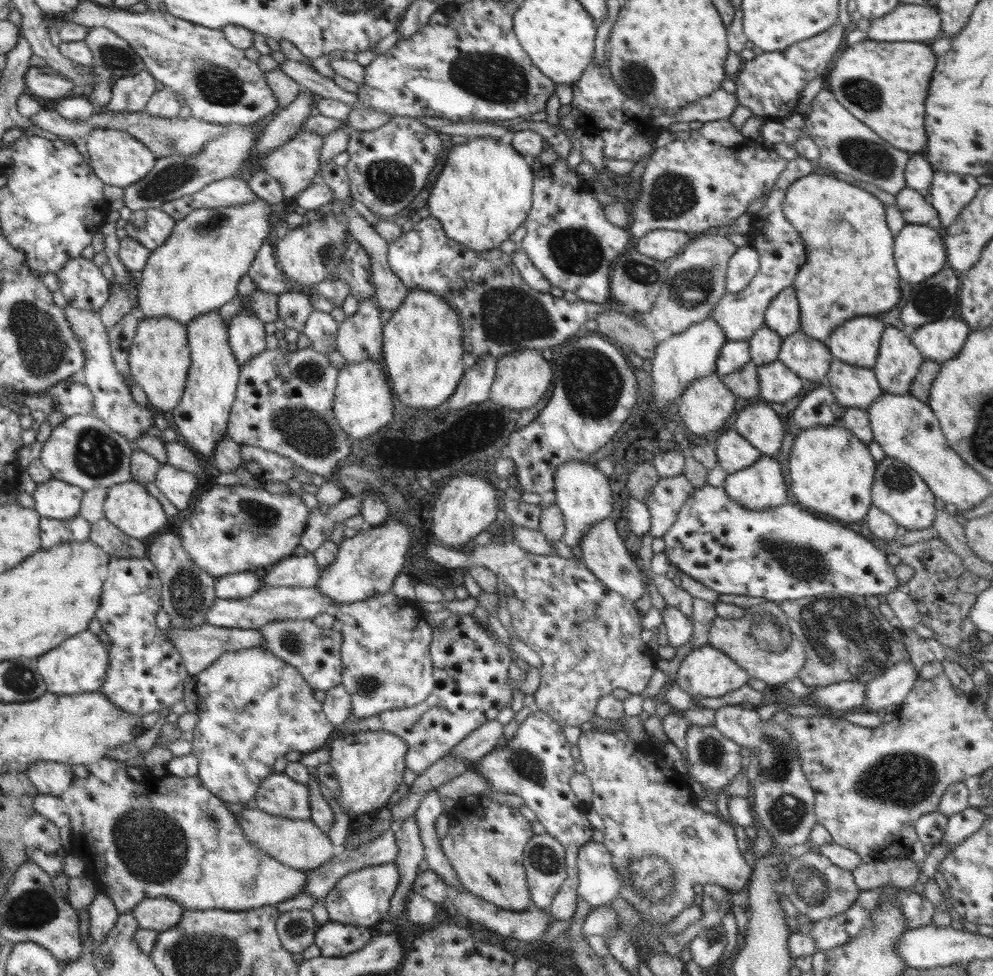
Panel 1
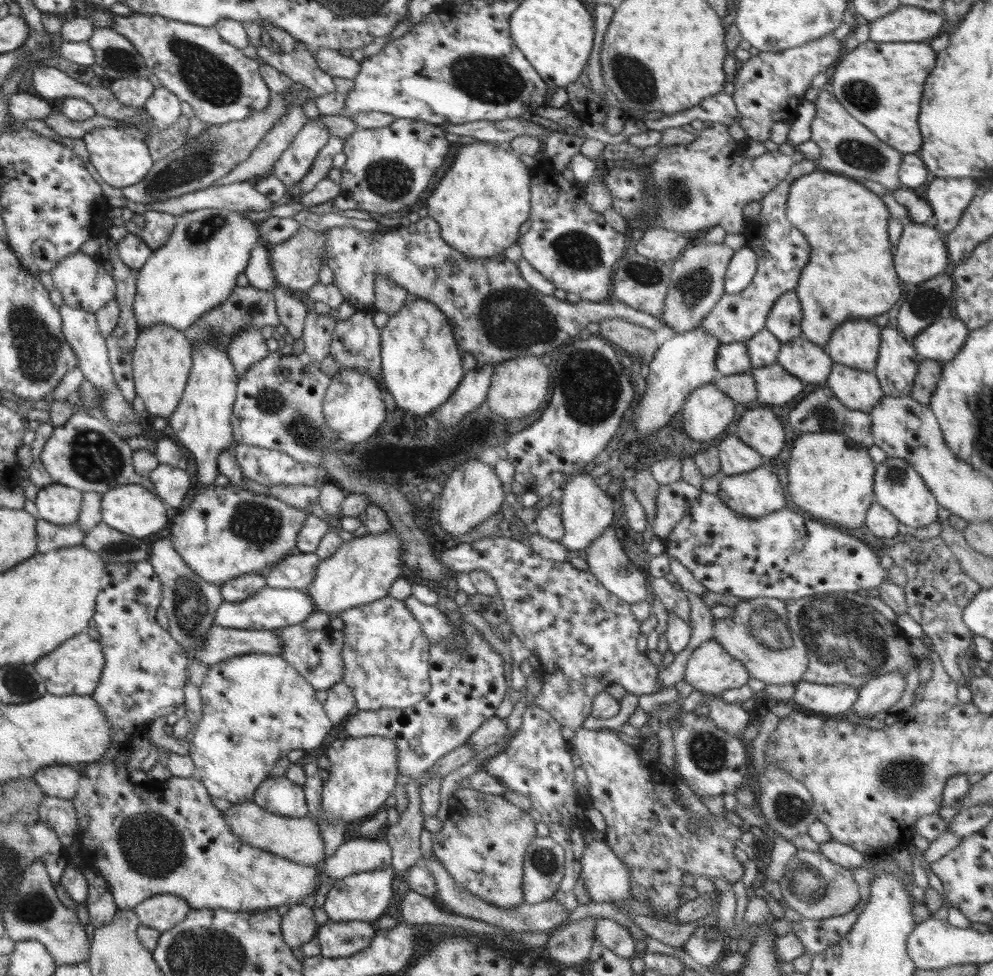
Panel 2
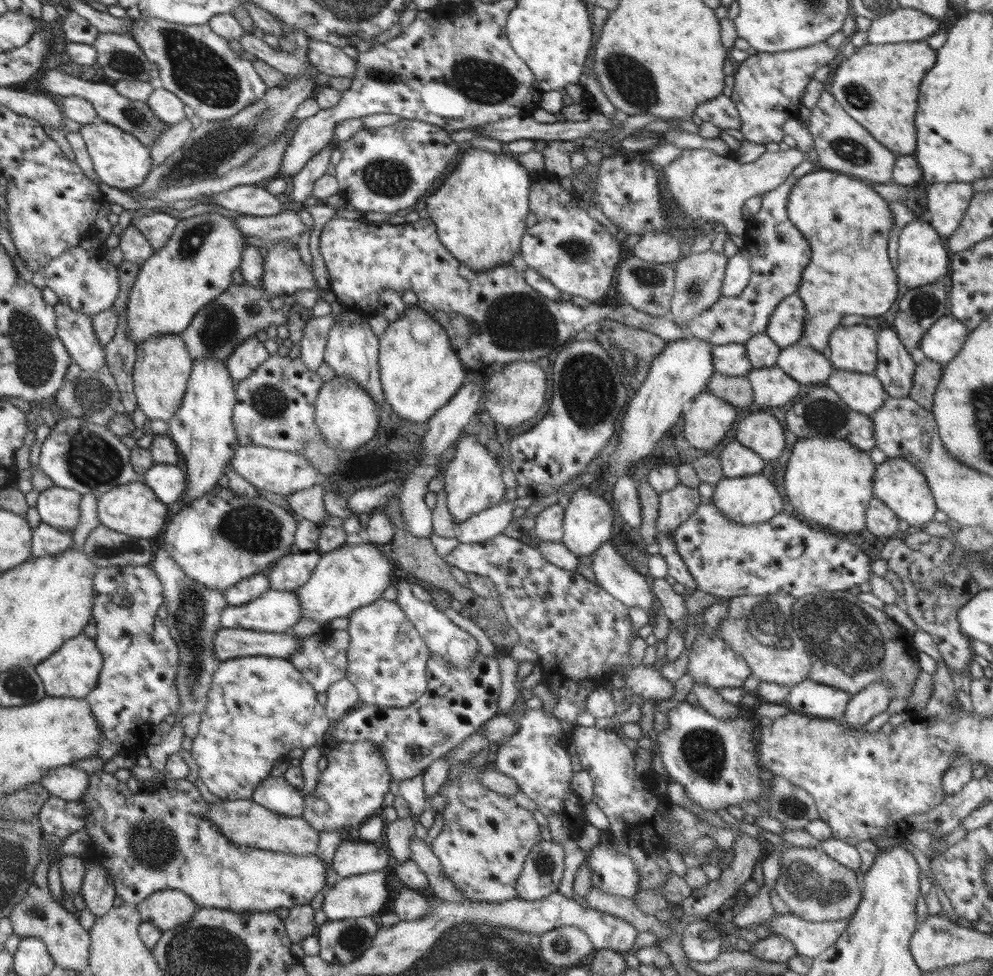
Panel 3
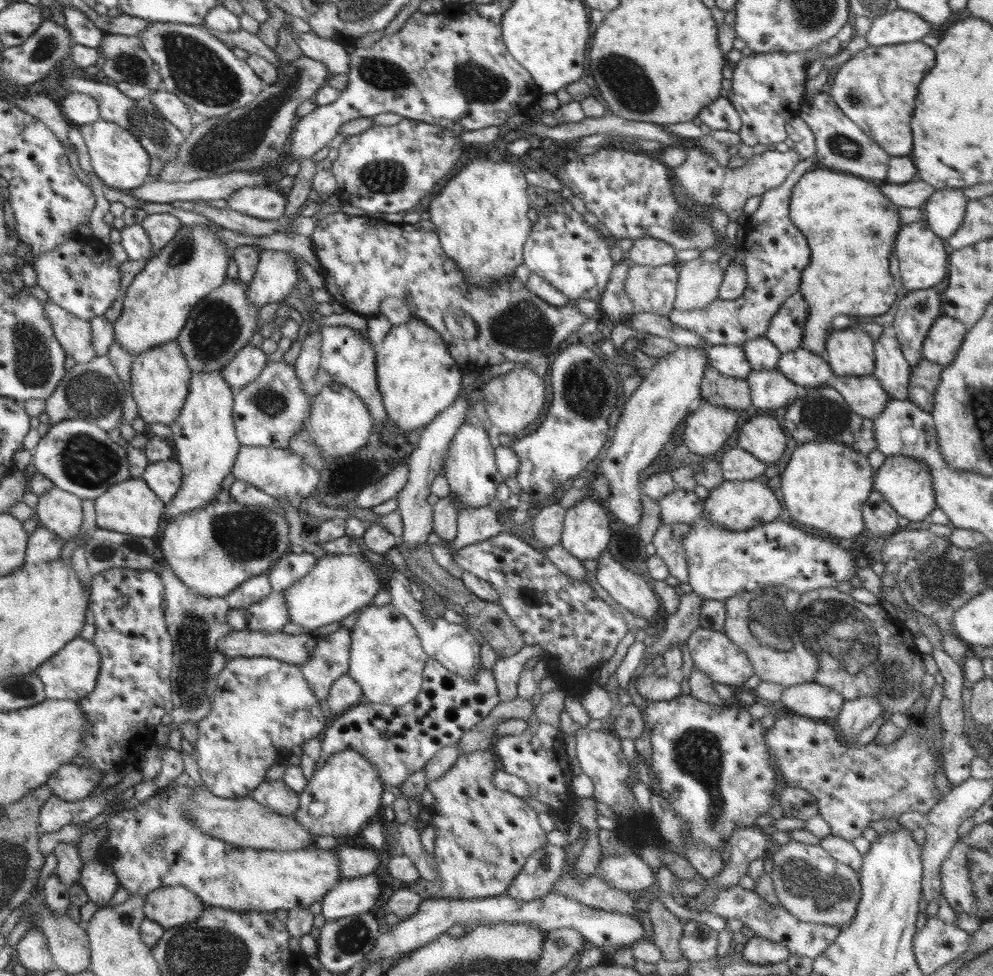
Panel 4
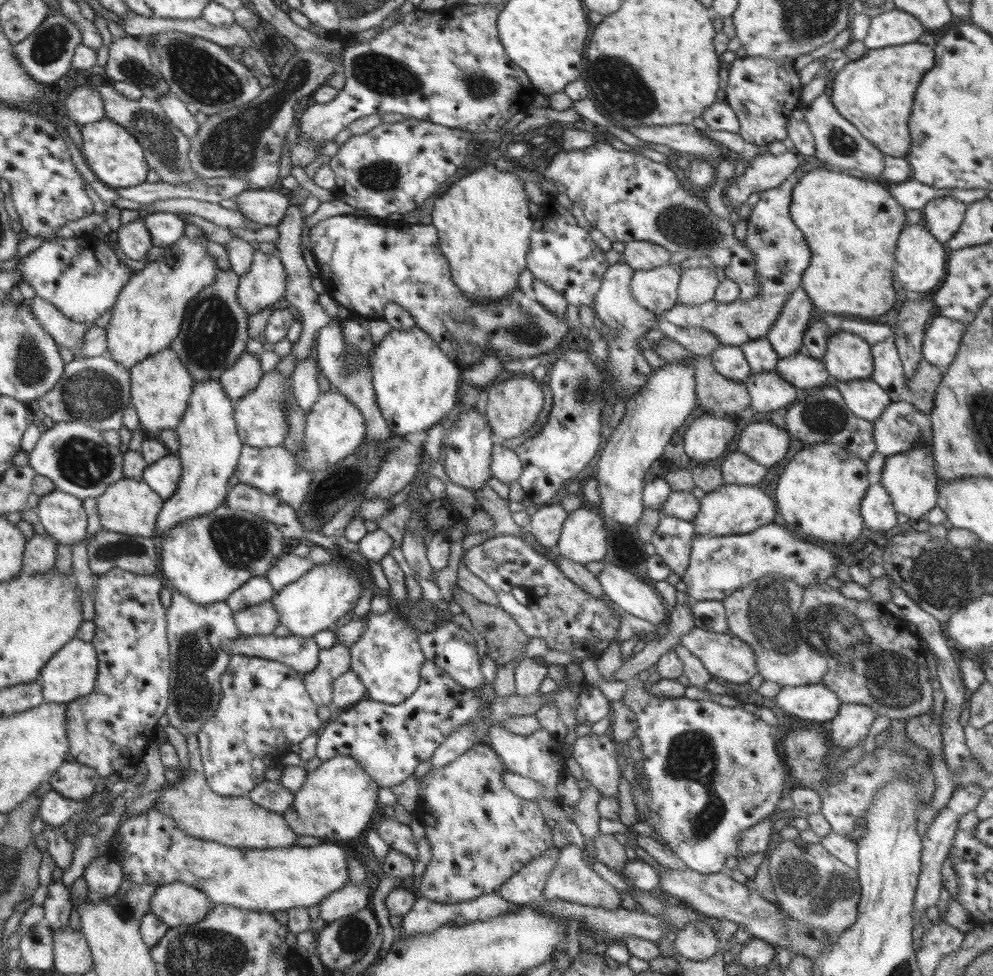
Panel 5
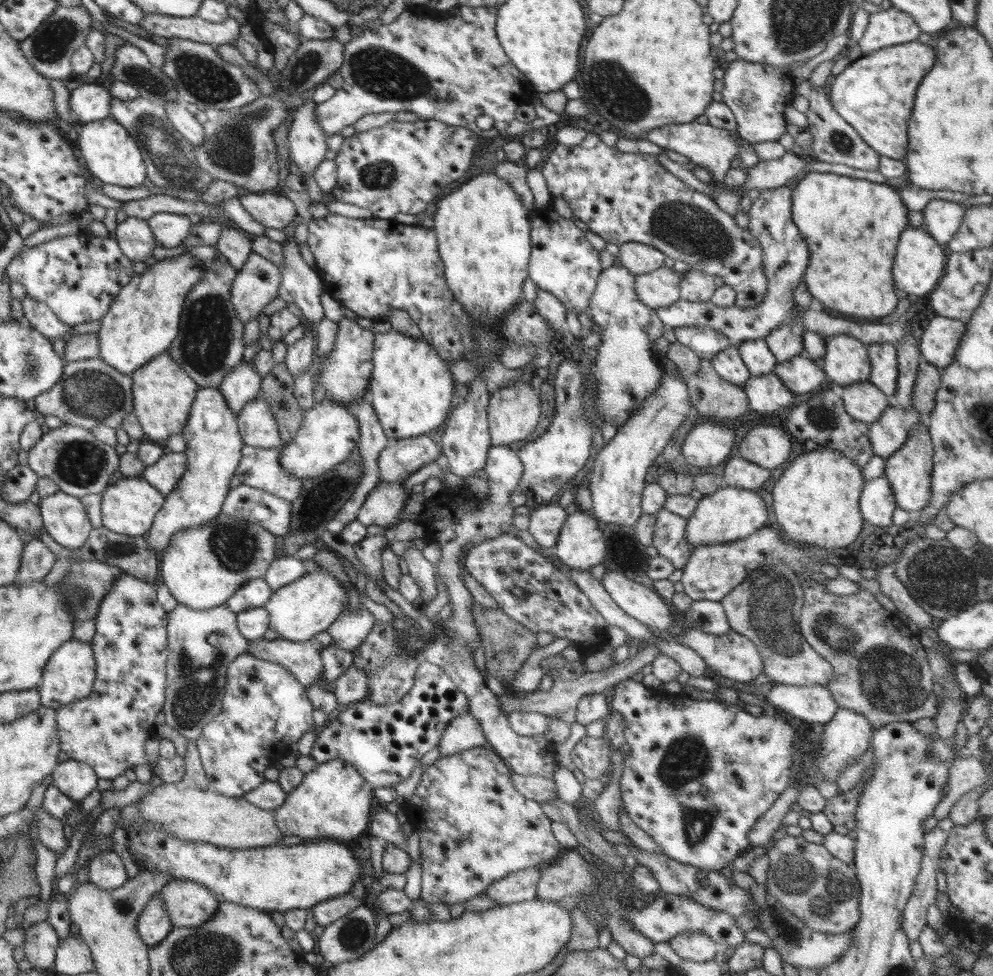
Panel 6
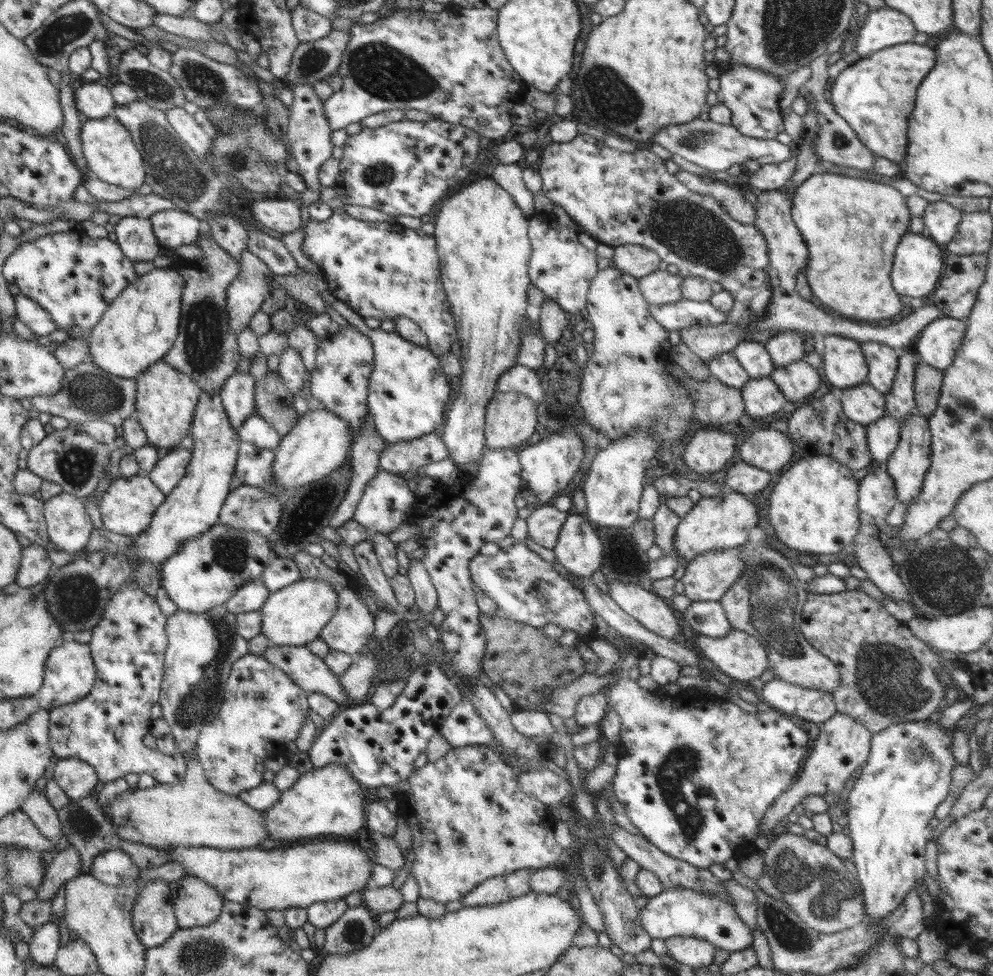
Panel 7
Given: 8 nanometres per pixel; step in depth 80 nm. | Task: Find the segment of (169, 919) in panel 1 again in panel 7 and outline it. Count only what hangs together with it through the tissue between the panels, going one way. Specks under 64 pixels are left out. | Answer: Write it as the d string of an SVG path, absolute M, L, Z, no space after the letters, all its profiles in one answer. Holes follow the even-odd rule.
M186 874L178 880L171 881L169 888L174 895L173 905L178 927L193 928L216 922L225 899L213 886Z

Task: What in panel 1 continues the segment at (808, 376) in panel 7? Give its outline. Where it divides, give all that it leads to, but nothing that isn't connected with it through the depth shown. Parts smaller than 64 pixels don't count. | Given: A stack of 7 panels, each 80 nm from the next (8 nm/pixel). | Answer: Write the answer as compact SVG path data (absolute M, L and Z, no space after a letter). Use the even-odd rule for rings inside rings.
M800 330L782 339L778 359L800 378L822 382L833 356L823 342Z

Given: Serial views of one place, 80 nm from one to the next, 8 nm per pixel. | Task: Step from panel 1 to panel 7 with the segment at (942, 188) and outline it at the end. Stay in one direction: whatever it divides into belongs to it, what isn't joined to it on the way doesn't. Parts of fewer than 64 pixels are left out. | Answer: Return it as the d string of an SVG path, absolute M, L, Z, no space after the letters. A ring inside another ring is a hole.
M949 202L927 203L923 214L923 223L930 234L930 239L937 245L948 245L958 227L963 214Z

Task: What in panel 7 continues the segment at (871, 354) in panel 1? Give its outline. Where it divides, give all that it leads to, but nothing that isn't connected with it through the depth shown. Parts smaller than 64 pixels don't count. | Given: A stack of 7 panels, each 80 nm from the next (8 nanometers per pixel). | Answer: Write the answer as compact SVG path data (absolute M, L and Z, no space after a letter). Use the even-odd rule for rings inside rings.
M842 335L819 337L824 348L824 376L831 386L848 388L867 382L868 365L859 342Z

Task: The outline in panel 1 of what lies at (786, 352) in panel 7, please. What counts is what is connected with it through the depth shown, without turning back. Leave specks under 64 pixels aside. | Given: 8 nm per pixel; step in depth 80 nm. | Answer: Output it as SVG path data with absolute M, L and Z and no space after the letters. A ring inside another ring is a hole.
M793 287L781 290L768 305L765 325L786 338L801 330L799 302Z

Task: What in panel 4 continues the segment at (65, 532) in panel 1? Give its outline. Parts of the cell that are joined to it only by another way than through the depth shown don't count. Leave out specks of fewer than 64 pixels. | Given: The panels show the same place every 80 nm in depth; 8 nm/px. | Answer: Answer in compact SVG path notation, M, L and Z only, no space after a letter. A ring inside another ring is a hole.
M42 526L36 527L28 537L25 554L25 564L38 564L39 562L52 562L61 556L65 540Z

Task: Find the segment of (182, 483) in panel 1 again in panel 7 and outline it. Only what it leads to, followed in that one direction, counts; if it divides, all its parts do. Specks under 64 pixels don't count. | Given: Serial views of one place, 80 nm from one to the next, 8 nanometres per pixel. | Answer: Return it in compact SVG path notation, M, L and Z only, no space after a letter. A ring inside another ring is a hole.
M178 446L169 452L161 453L152 472L148 473L147 476L166 496L184 478L186 468L191 459L192 450Z

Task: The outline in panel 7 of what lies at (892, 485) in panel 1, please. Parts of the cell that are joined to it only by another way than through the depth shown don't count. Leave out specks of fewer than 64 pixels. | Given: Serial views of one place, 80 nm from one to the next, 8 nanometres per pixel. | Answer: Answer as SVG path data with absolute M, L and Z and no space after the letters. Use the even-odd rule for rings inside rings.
M917 413L902 421L900 439L898 439L896 449L894 449L888 461L884 463L886 471L888 471L896 486L897 498L902 500L906 507L914 503L915 498L919 495L922 483L924 483L924 475L930 467L931 432L927 419L924 415Z

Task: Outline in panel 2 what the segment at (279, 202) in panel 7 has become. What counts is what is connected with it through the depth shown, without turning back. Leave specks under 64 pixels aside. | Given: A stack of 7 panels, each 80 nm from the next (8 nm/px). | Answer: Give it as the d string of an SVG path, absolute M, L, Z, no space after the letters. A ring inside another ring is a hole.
M231 182L225 185L210 185L199 191L194 191L176 198L169 198L168 200L153 202L152 204L136 204L130 202L128 198L123 197L124 207L129 208L134 213L142 213L146 210L155 210L171 214L172 216L182 216L184 213L200 210L200 209L228 209L244 213L247 210L260 212L261 210L268 210L272 207L272 202L266 195L256 191L254 182Z

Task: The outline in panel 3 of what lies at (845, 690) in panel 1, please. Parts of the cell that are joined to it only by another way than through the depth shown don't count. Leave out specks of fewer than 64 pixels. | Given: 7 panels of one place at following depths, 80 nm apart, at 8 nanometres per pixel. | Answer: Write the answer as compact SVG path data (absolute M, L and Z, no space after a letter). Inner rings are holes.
M807 678L790 687L788 704L785 705L809 717L841 721L850 697L848 691L821 685Z

